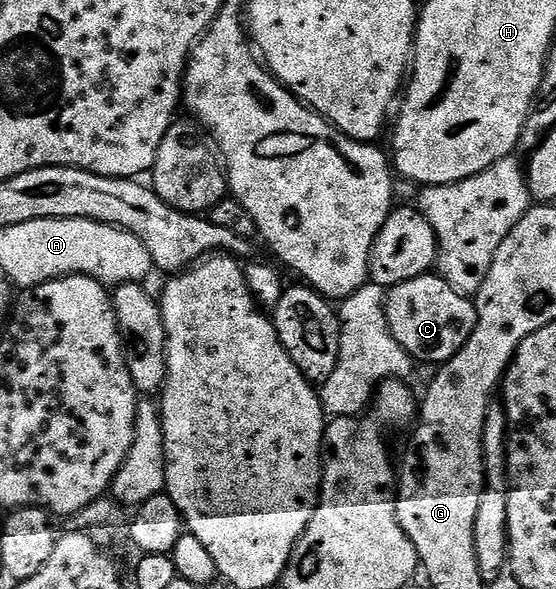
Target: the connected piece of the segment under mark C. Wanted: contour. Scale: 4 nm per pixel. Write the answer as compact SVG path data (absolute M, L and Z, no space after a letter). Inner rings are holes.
M435 272L423 273L418 279L406 279L391 286L385 299L385 317L394 339L417 362L429 361L432 367L448 361L474 335L476 303L471 296L458 292Z

